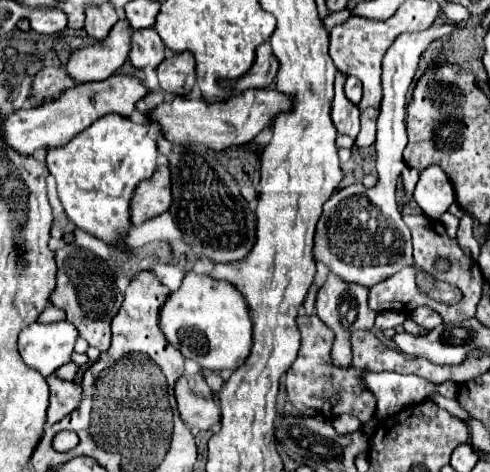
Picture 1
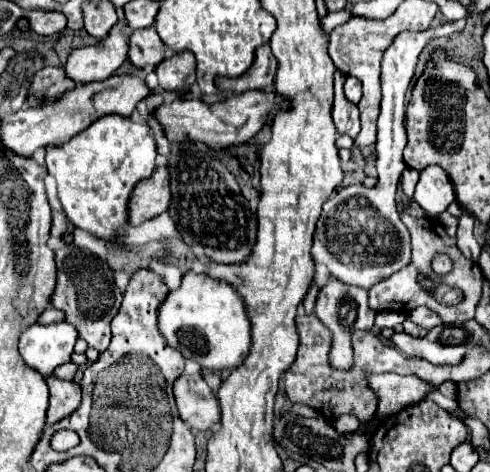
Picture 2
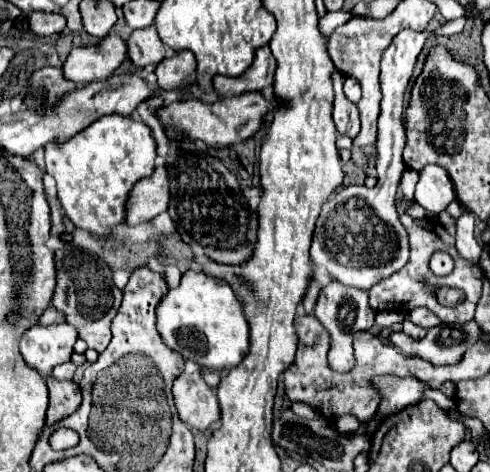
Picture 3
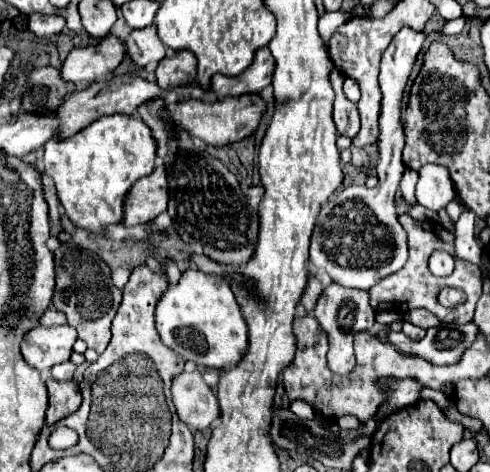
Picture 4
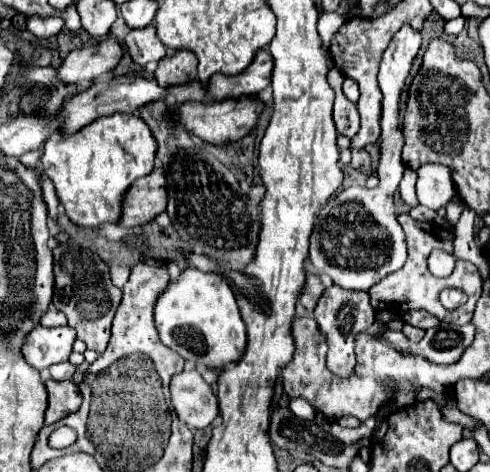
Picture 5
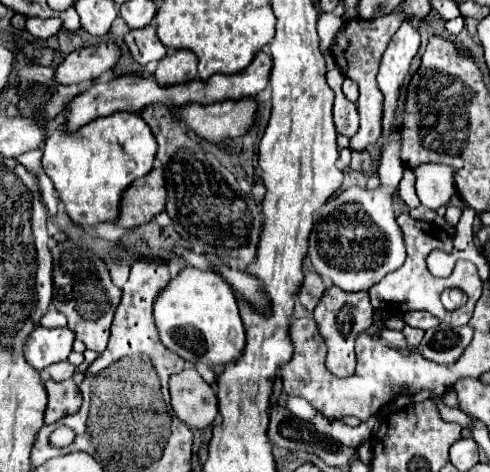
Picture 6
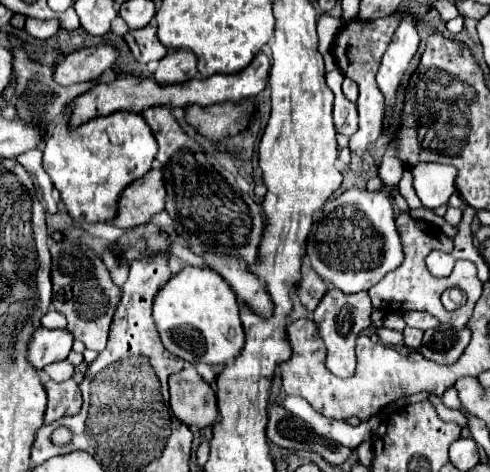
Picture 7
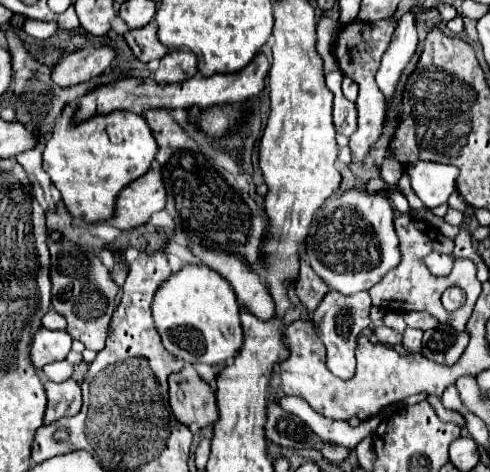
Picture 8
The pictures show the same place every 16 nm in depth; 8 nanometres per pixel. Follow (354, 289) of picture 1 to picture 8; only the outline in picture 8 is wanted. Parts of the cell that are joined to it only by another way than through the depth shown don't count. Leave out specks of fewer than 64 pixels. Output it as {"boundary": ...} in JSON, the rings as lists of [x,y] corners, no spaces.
{"boundary":[[[330,290],[324,300],[320,302],[320,306],[314,310],[314,324],[316,324],[316,332],[322,338],[326,350],[328,350],[328,360],[326,366],[332,374],[336,374],[338,378],[352,378],[354,376],[354,368],[356,368],[356,358],[354,358],[354,350],[356,350],[356,338],[360,336],[360,332],[364,328],[370,326],[370,296],[368,292],[358,292],[354,296],[344,296],[336,290]]]}

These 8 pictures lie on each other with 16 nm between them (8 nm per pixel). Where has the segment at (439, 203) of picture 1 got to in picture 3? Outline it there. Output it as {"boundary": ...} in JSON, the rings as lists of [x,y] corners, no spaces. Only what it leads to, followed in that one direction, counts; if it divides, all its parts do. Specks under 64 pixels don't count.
{"boundary":[[[430,164],[420,170],[420,180],[416,184],[414,200],[428,210],[430,214],[440,214],[446,210],[446,206],[456,200],[454,184],[448,176],[448,172],[436,164]]]}

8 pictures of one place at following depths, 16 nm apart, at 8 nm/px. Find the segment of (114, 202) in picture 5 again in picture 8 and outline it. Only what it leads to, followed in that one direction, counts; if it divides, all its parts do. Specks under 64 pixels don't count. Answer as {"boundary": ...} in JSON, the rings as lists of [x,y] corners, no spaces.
{"boundary":[[[68,104],[46,142],[42,168],[60,190],[70,216],[86,224],[104,222],[114,216],[120,190],[150,170],[158,146],[140,114],[112,112],[112,116],[96,116],[78,126],[72,124],[72,116],[74,110]]]}

